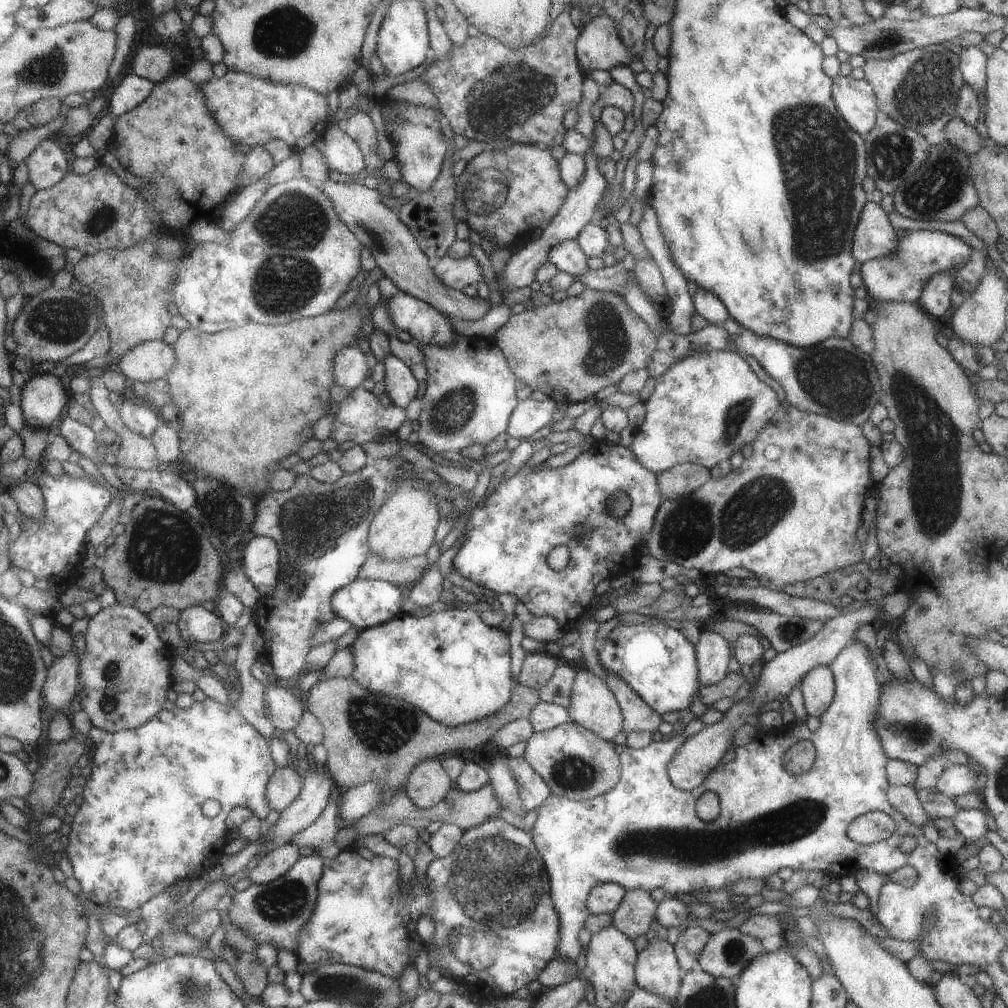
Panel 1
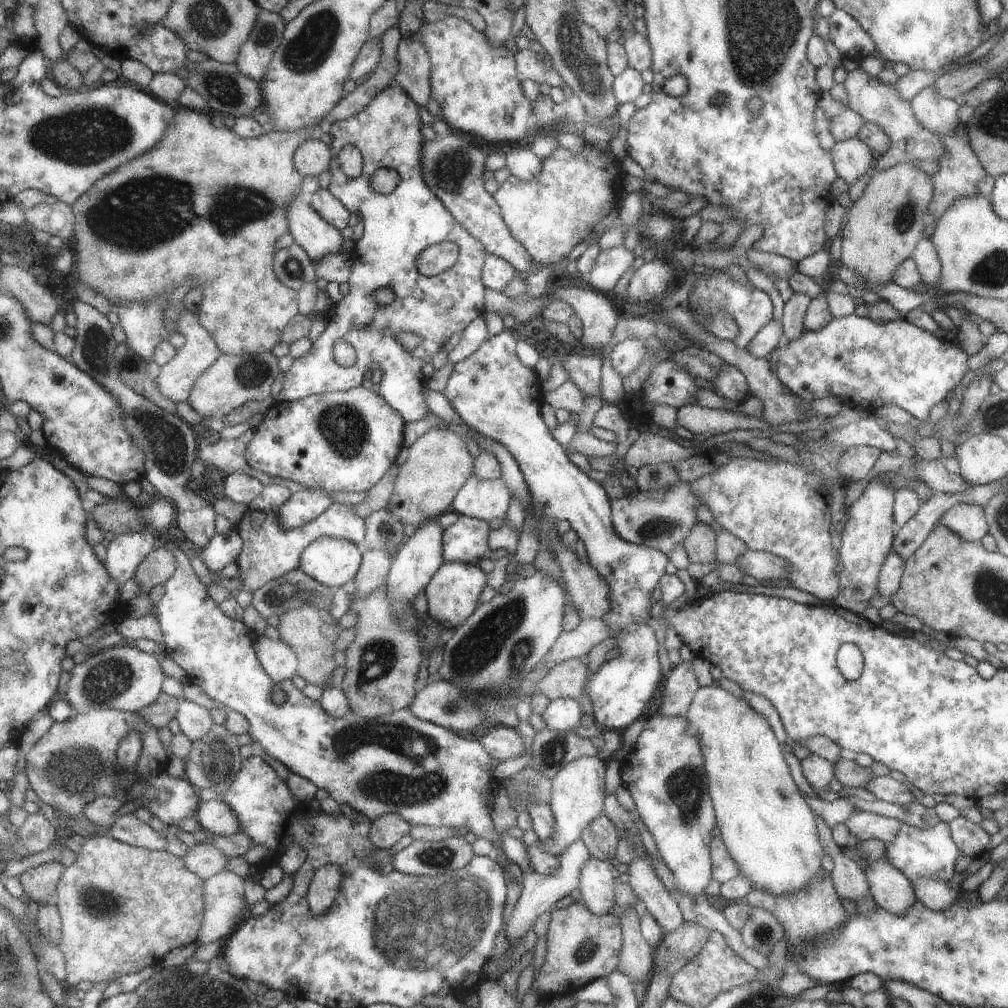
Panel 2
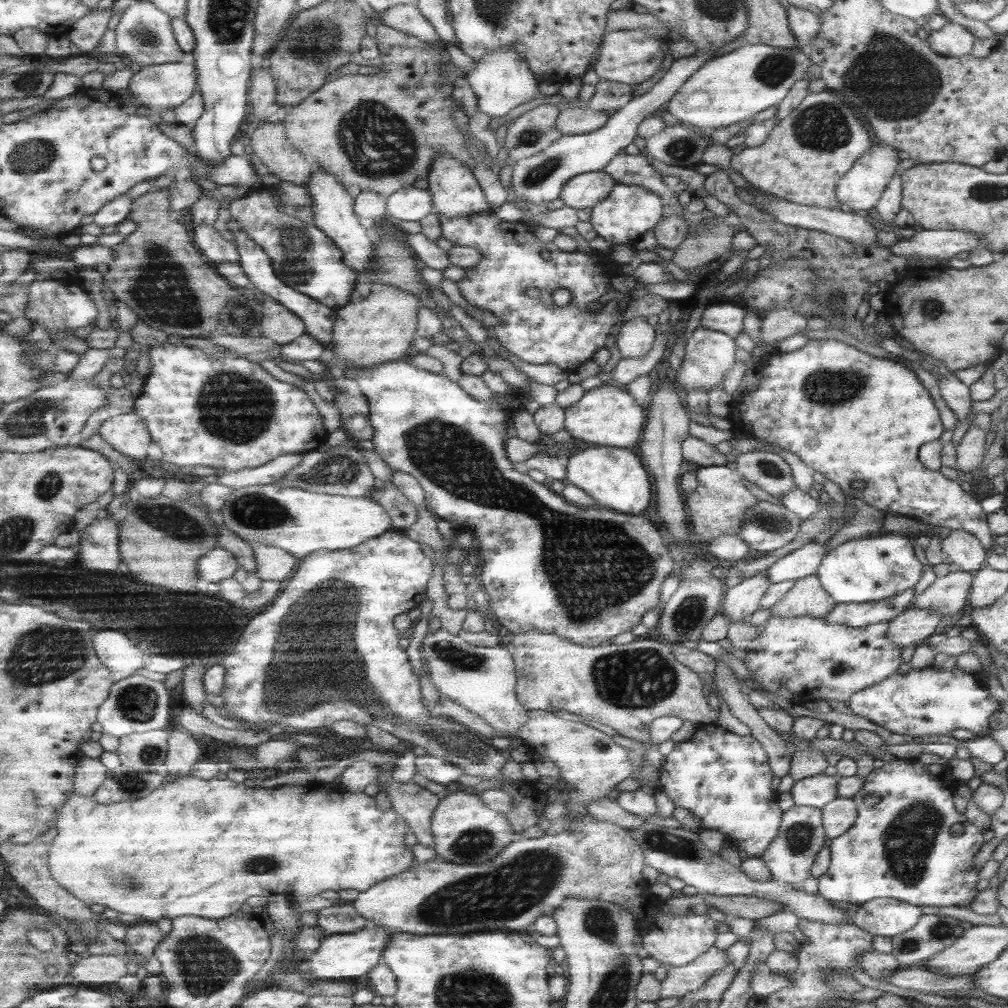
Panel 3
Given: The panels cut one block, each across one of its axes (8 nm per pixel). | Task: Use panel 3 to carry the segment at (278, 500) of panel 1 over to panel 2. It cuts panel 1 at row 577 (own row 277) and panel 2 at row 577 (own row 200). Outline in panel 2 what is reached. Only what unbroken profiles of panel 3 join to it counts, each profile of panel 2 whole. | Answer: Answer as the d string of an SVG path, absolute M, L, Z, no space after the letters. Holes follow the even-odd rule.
M334 502L316 519L306 522L297 528L286 527L273 512L249 510L243 515L237 531L243 537L244 547L238 558L238 572L232 579L240 581L242 590L254 593L269 581L290 573L299 566L305 549L321 537L337 537L350 540L355 544L363 544L365 538L365 517L355 512L354 504Z

